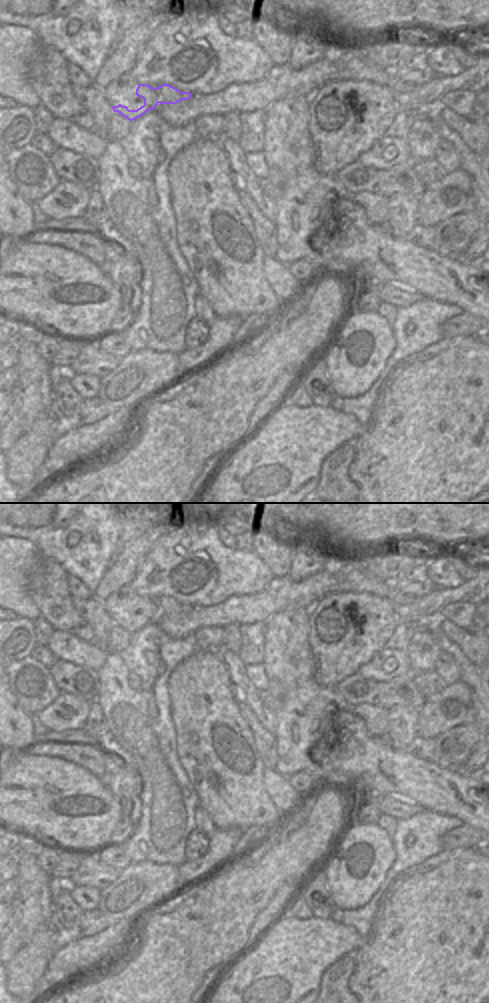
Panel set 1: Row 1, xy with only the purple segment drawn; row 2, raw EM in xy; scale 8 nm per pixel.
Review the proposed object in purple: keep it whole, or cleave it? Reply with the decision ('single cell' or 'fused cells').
fused cells

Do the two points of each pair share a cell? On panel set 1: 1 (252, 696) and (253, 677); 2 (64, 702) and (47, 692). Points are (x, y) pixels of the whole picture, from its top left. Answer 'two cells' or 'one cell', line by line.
1: one cell
2: two cells

